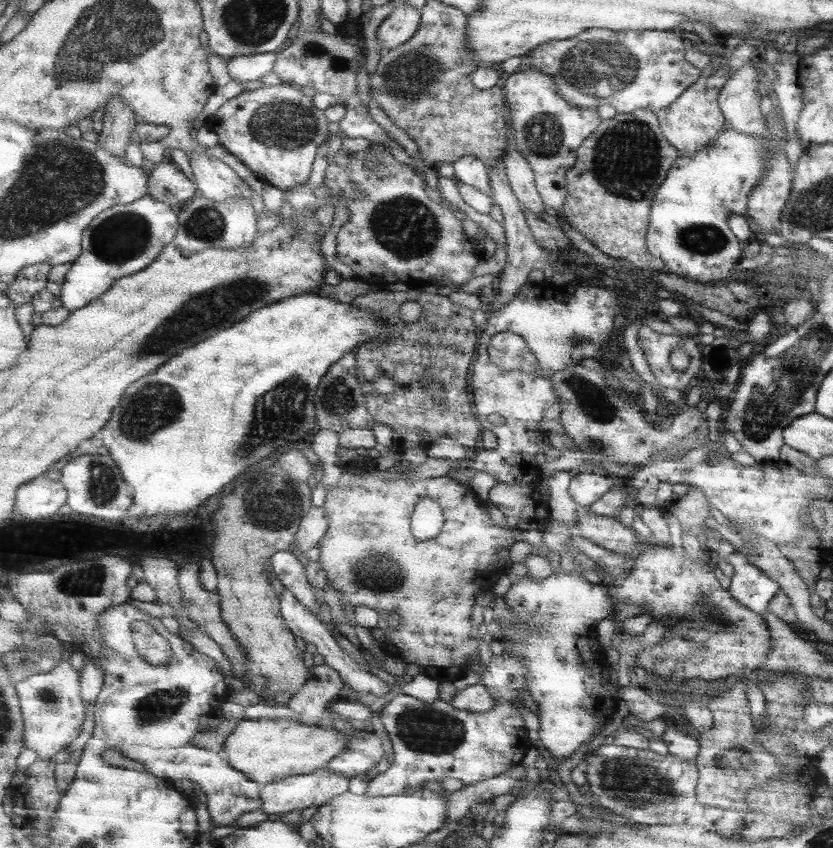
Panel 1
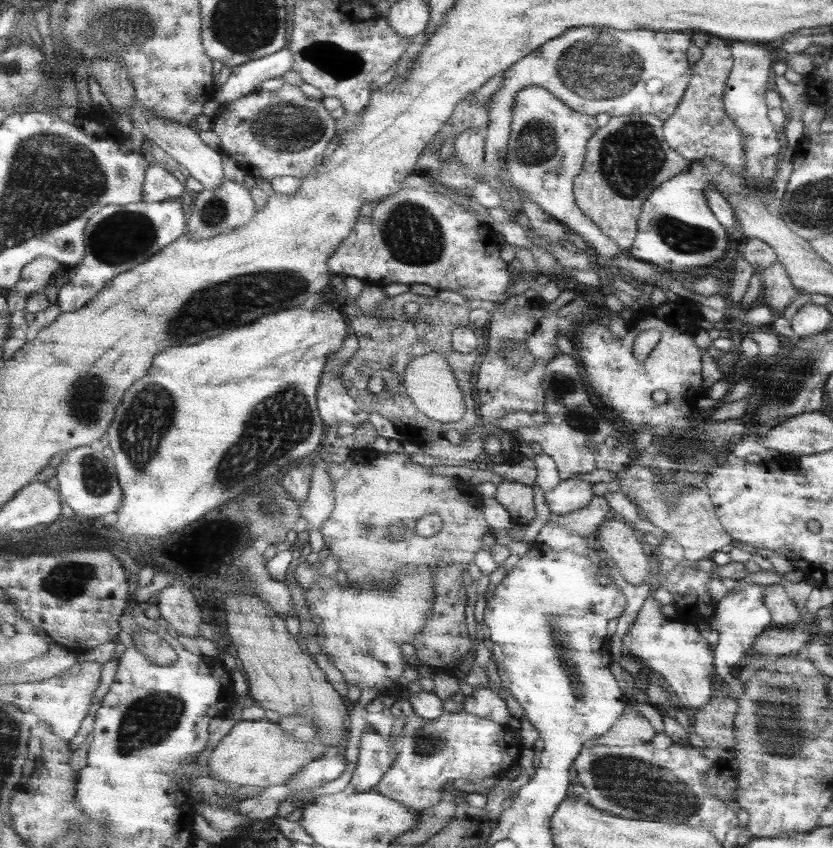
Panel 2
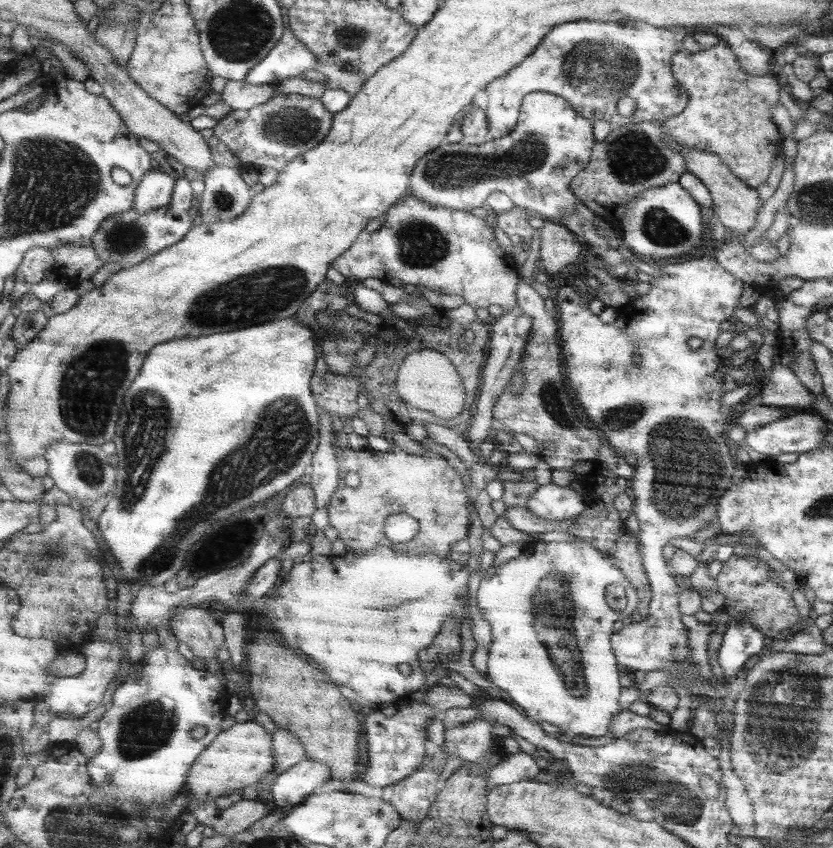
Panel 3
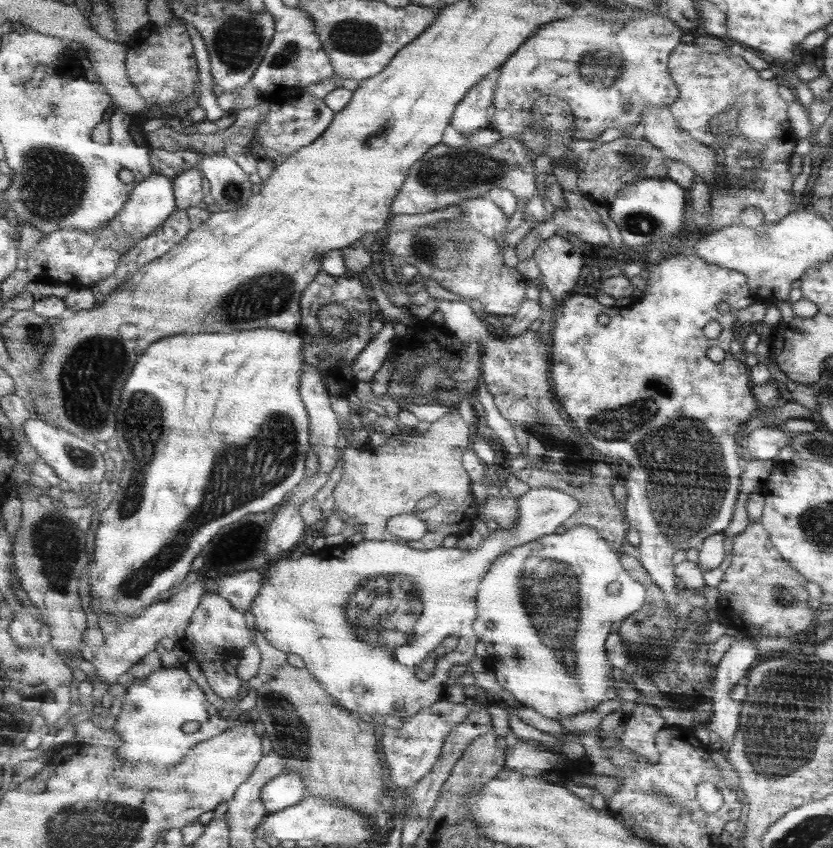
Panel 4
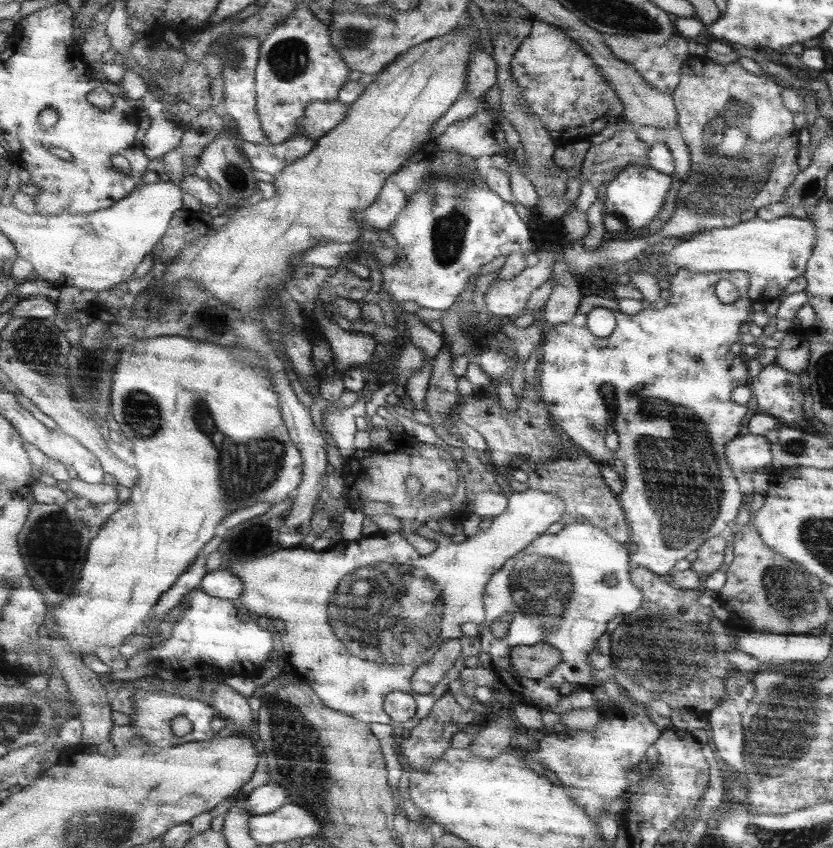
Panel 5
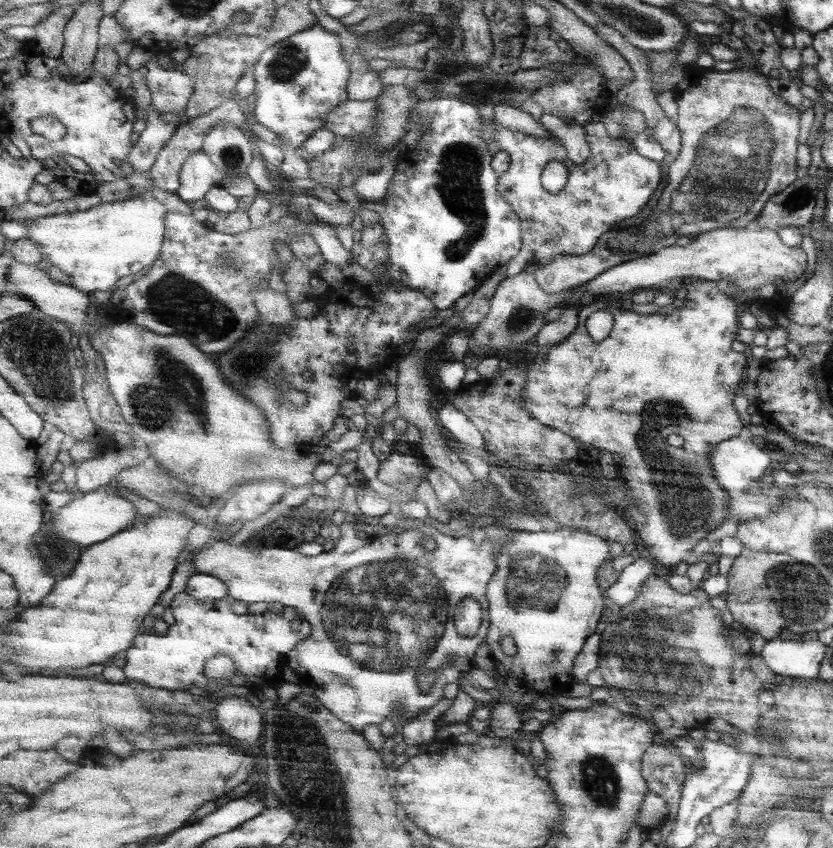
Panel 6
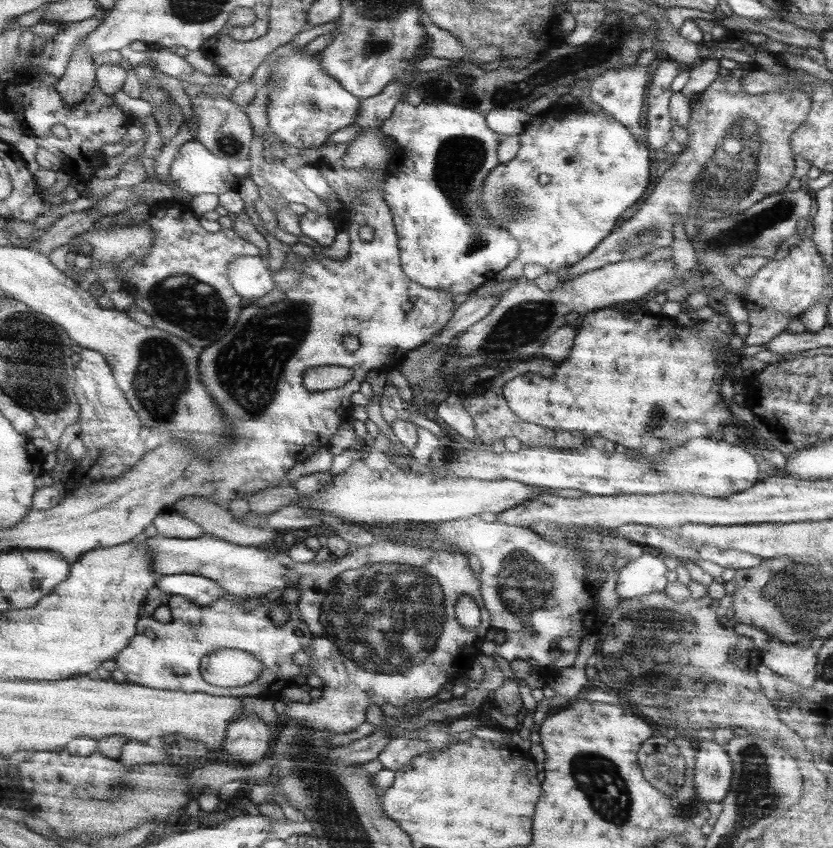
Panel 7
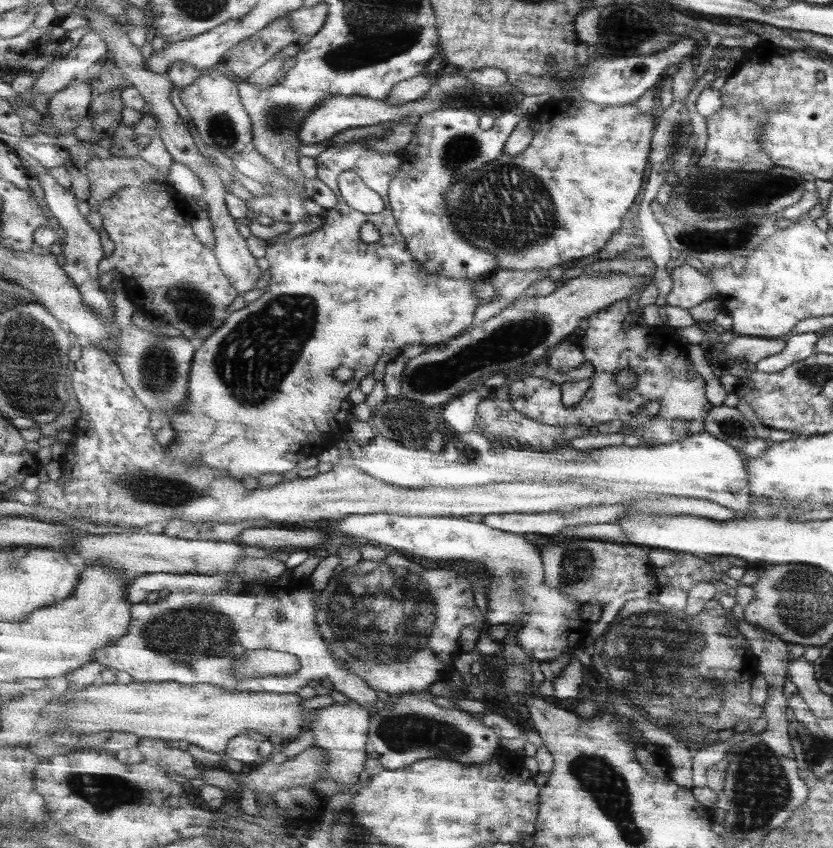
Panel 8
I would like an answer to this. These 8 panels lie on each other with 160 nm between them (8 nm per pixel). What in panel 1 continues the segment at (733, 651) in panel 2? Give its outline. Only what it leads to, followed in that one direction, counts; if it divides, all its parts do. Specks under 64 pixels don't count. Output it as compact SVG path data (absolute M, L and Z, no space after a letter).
M737 550L724 556L723 560L734 569L728 591L738 600L737 604L743 604L765 618L772 600L779 593L780 585L761 567L749 564Z

